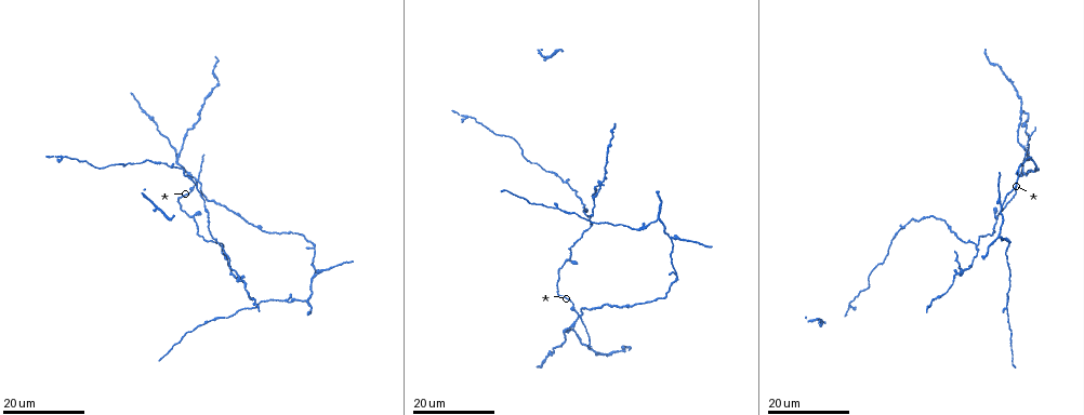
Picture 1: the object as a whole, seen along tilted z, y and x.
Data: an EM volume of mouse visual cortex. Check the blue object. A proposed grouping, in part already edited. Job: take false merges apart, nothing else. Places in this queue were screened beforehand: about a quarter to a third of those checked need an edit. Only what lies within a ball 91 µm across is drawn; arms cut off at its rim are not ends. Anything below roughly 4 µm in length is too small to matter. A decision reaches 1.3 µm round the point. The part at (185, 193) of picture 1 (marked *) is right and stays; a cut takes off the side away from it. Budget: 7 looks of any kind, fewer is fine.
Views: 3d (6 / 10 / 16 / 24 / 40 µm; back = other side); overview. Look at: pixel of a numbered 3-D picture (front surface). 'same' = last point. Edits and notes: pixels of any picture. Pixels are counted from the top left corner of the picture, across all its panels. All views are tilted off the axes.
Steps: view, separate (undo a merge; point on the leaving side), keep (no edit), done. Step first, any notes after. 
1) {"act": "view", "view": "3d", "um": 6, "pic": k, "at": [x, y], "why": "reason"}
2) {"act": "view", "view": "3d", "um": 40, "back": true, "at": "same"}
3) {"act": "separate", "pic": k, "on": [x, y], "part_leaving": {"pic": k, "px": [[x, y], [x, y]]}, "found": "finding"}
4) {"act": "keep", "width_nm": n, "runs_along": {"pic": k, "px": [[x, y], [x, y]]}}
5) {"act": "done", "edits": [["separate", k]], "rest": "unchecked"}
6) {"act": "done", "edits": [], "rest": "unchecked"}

{"act": "view", "view": "3d", "um": 16, "pic": 1, "at": [563, 332], "why": "a fork"}

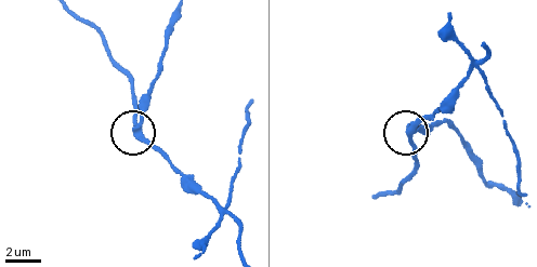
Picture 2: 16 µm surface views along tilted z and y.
{"act": "view", "view": "3d", "um": 10, "pic": 2, "at": [411, 133]}

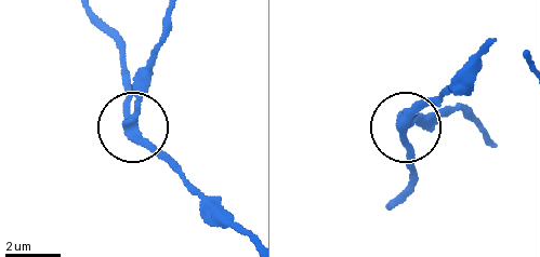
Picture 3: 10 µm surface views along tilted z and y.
{"act": "separate", "pic": 3, "on": [147, 84], "arms": 3, "part_leaving": {"pic": 3, "px": [[129, 120], [170, 12]]}, "found": "a second neuron is stuck on"}

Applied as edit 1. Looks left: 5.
{"act": "view", "view": "overview"}

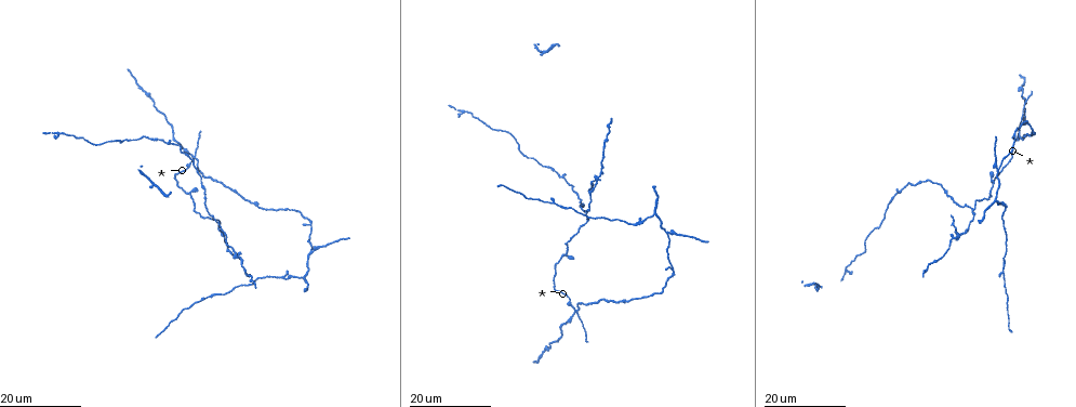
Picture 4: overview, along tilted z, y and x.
{"act": "view", "view": "3d", "um": 16, "pic": 4, "at": [196, 159], "why": "looks like a crossing"}

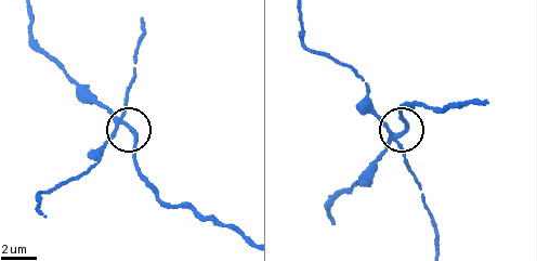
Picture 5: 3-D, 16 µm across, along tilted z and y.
{"act": "view", "view": "3d", "um": 10, "pic": 5, "at": [121, 122], "why": "closer look"}

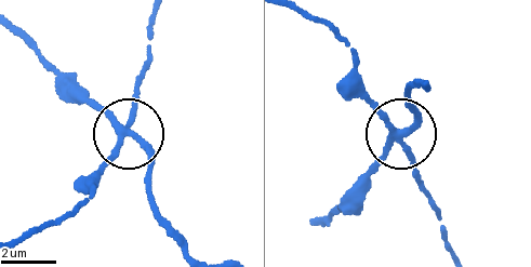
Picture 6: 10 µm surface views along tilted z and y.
{"act": "keep", "arms": 4, "runs_along": {"pic": 6, "px": [[49, 221], [91, 195], [95, 173], [125, 135], [71, 92]]}, "found": "all the same neuron"}

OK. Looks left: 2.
{"act": "view", "view": "3d", "um": 16, "pic": 4, "at": [287, 276], "why": "a narrow waist"}

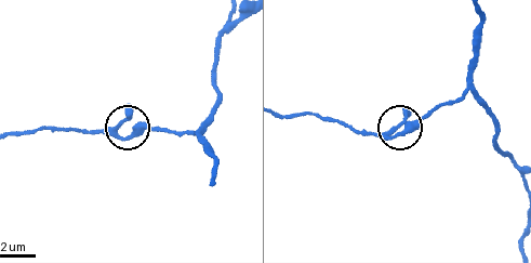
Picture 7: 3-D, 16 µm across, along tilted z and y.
{"act": "view", "view": "3d", "um": 6, "pic": 7, "at": [399, 124]}

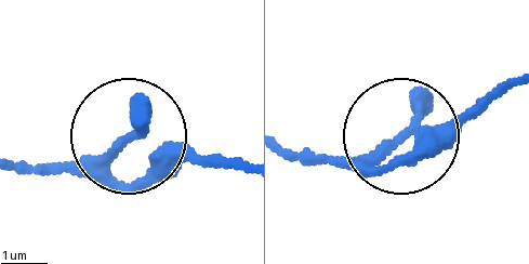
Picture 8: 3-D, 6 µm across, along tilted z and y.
{"act": "keep", "width_nm": 240, "runs_along": {"pic": 8, "px": [[511, 77], [460, 119], [296, 157]]}, "found": "all the same neuron"}

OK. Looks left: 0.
{"act": "done", "edits": [["separate", 3]], "rest": "unchecked"}

